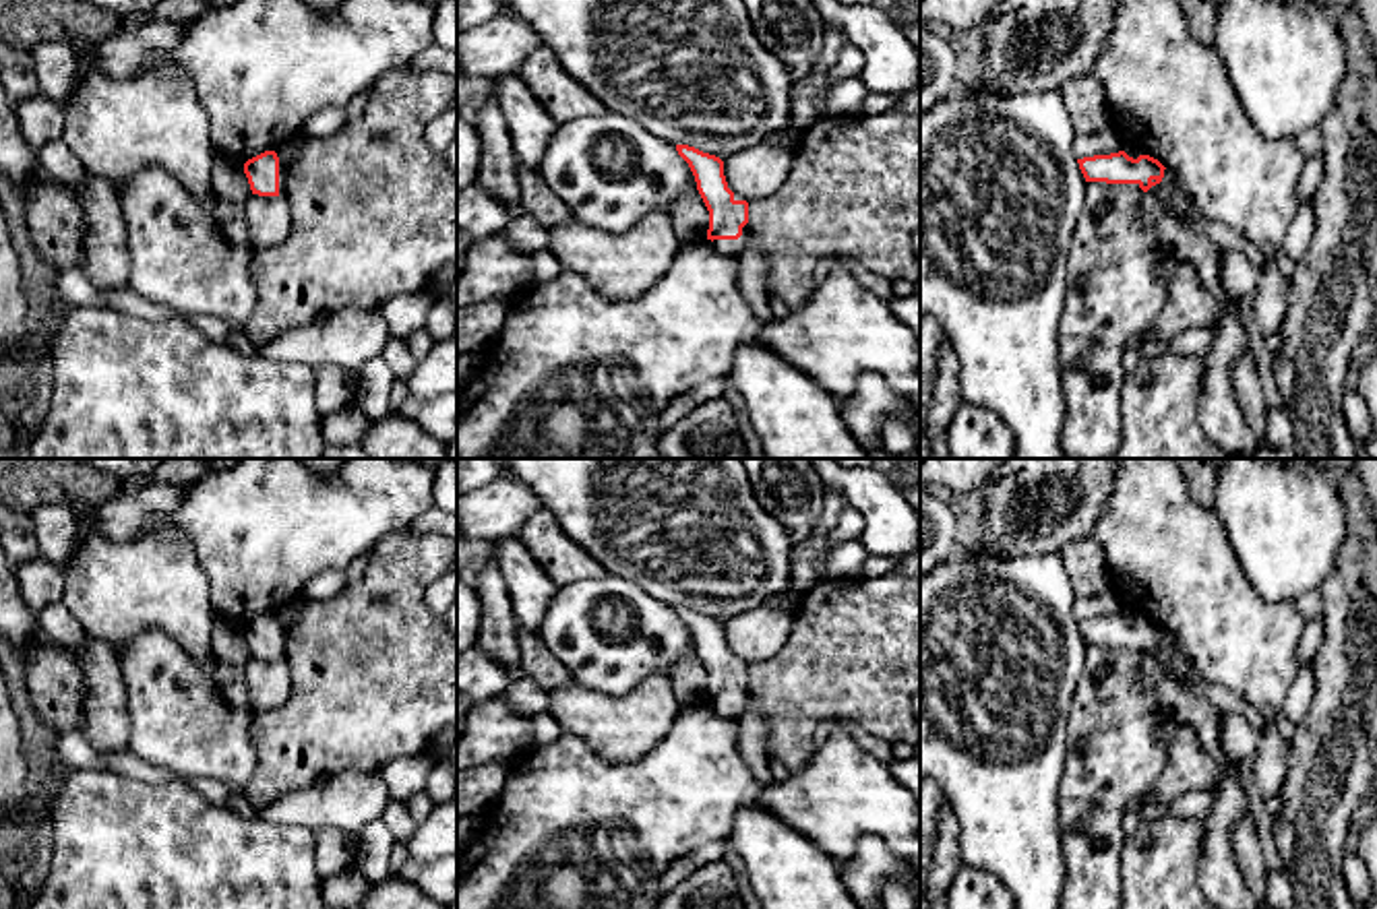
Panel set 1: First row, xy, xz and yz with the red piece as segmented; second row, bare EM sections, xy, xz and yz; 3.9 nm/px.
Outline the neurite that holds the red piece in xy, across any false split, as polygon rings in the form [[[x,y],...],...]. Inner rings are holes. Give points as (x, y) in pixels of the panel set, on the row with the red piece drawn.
[[[265,151],[244,163],[252,194],[279,196],[285,194],[285,165],[275,151]]]

